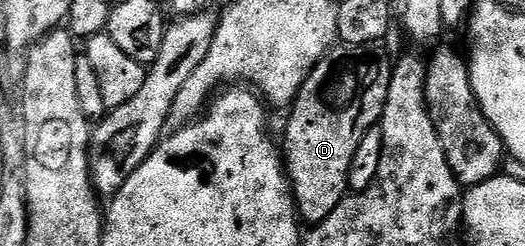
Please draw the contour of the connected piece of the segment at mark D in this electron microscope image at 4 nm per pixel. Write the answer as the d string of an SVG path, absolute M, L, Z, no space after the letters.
M339 42L337 45L327 51L326 56L312 69L312 73L308 73L308 77L304 81L304 85L300 89L300 93L294 98L292 106L289 108L290 120L286 123L286 140L281 140L280 147L284 152L284 166L286 168L286 177L290 181L290 189L294 192L294 205L298 208L298 217L303 224L313 225L322 223L328 217L328 213L332 213L332 209L336 209L336 205L340 205L340 201L345 199L350 186L348 185L348 169L352 166L352 156L356 153L356 148L360 146L360 141L364 141L364 133L368 133L368 129L379 126L382 114L384 113L384 105L388 101L388 89L392 81L392 59L386 56L385 46L371 45L348 45Z

